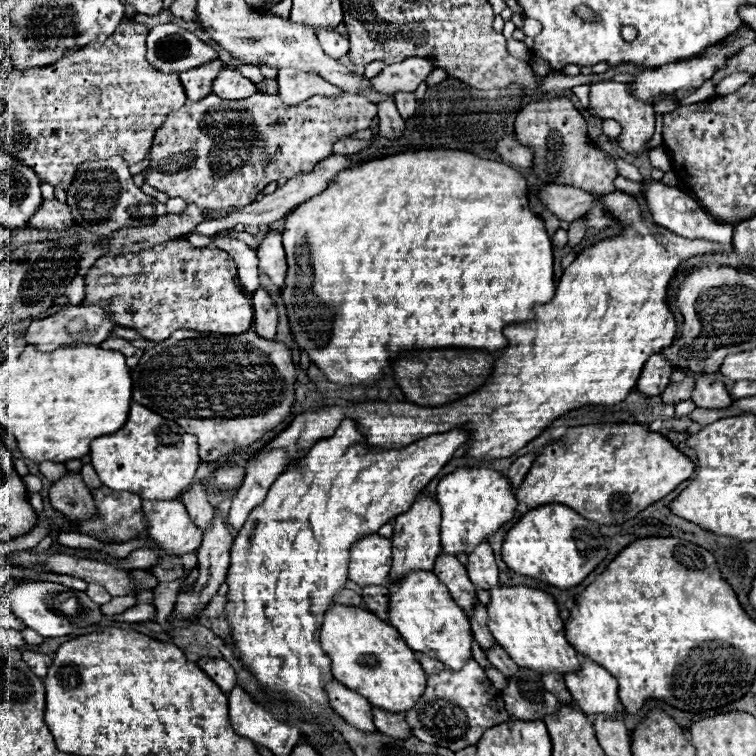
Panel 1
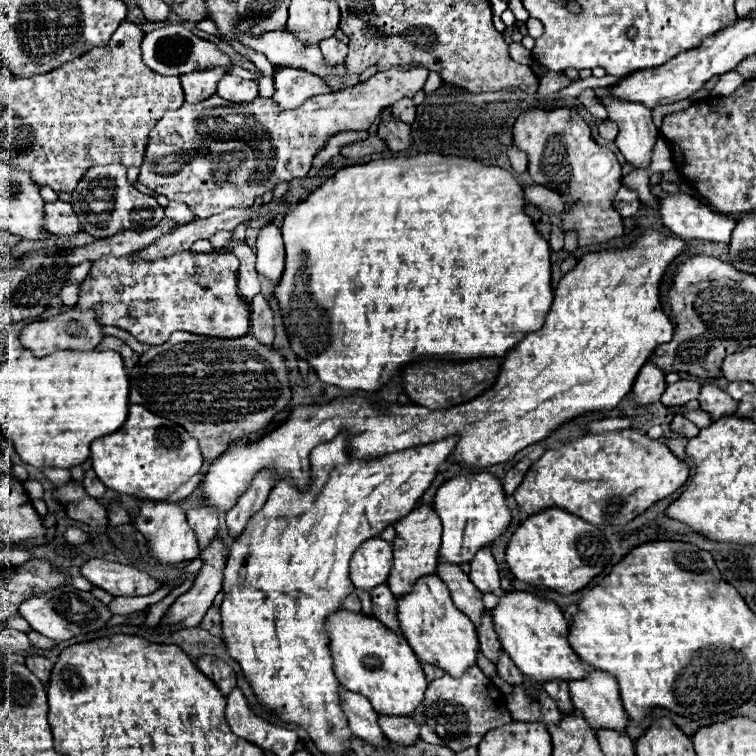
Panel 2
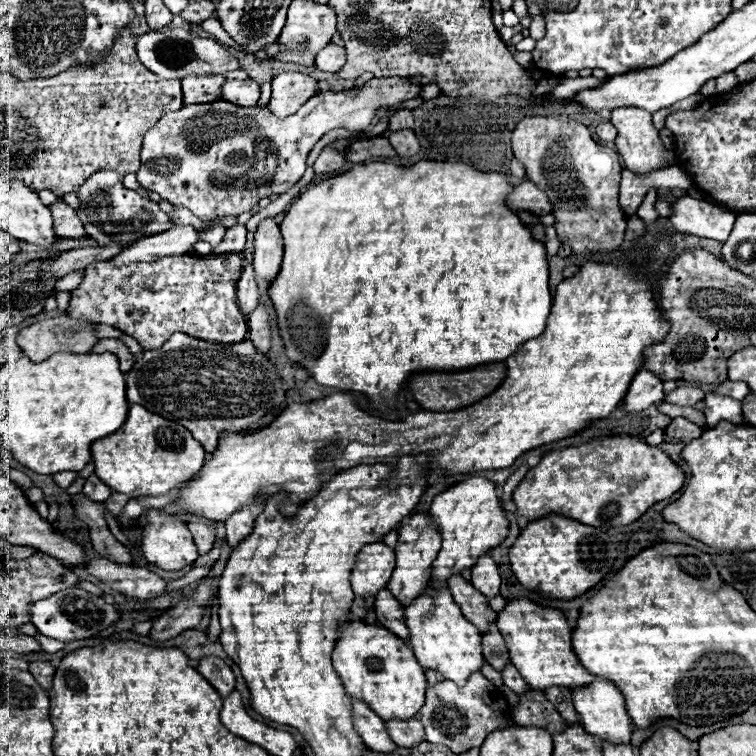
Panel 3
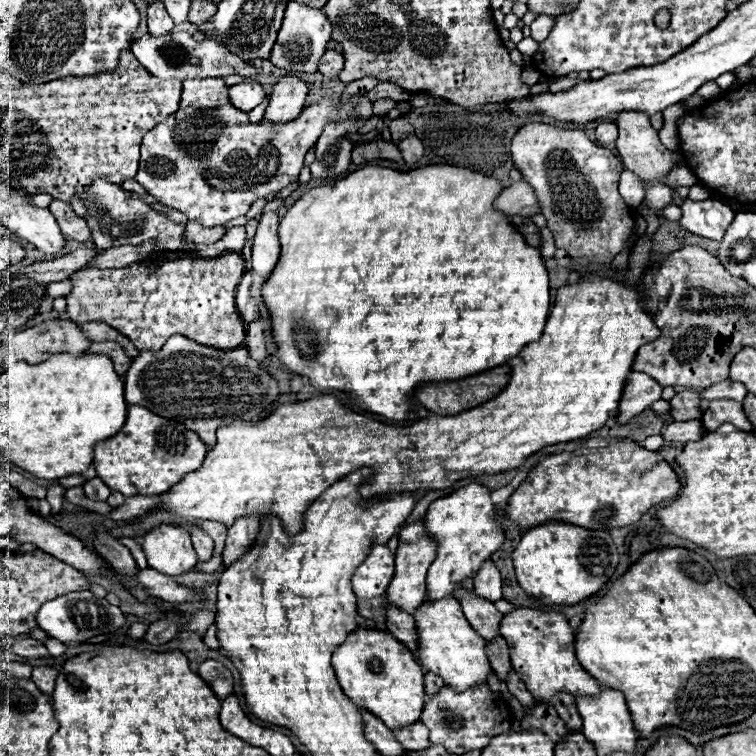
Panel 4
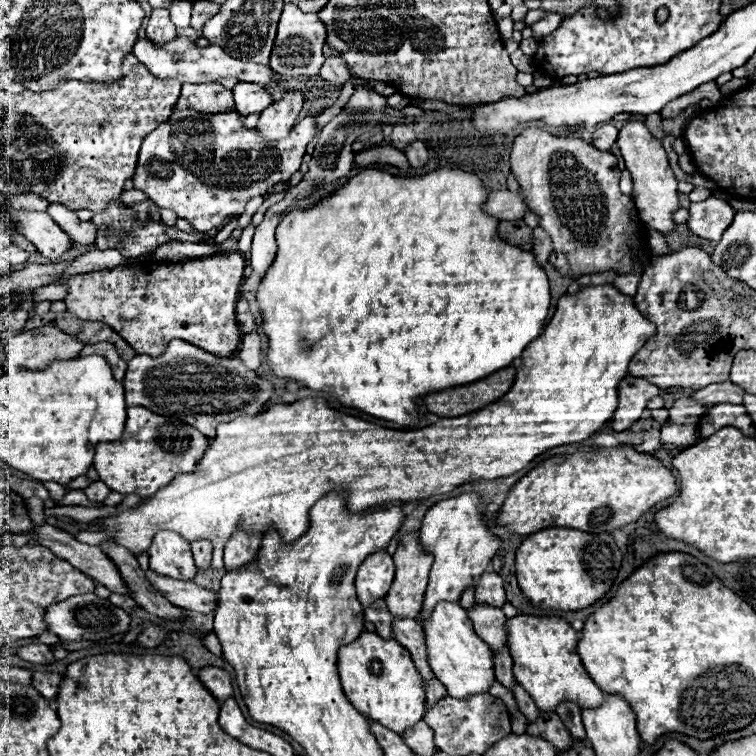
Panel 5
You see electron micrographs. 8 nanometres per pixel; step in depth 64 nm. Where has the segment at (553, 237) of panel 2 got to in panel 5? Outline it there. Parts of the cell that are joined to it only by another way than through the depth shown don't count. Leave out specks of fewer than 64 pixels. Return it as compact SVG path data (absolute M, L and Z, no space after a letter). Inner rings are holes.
M534 228L532 230L532 238L534 238L534 246L532 246L532 254L536 256L536 262L540 266L544 266L548 262L548 256L552 254L552 242L550 236L542 230L542 228Z

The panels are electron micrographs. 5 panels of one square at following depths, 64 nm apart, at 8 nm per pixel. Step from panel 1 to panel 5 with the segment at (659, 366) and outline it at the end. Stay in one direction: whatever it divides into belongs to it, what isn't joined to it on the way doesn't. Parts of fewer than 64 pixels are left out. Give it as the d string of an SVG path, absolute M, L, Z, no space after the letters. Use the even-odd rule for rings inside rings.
M626 376L618 384L618 408L610 420L612 430L628 430L636 420L640 420L646 402L658 394L660 388L656 388L654 384L646 384L646 380L634 380L632 376Z

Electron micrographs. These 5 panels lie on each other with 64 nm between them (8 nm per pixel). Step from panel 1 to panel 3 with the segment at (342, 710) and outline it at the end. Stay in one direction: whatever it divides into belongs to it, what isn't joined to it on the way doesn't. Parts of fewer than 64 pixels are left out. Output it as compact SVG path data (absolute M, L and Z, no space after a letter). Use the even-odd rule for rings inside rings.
M352 700L352 708L354 708L352 710L354 712L354 726L370 750L394 752L398 748L392 742L392 738L388 736L384 722L362 700Z

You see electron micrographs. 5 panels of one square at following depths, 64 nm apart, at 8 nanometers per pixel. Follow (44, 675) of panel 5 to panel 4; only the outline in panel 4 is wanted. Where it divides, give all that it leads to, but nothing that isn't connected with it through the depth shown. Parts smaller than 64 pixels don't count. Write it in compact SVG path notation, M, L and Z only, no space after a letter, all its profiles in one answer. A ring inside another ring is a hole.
M40 666L40 668L34 668L34 672L32 672L32 682L34 682L44 694L50 696L50 694L54 692L56 676L58 676L58 670L56 670L56 668Z

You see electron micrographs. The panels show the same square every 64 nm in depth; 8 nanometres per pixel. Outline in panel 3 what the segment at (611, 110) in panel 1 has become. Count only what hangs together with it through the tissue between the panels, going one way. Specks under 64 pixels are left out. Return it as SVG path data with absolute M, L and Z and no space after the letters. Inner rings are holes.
M616 108L612 112L610 122L618 128L618 138L616 138L616 148L618 154L622 156L624 168L638 172L638 174L650 174L656 168L666 168L676 164L674 152L666 150L664 144L660 142L658 130L652 126L652 114L640 108Z

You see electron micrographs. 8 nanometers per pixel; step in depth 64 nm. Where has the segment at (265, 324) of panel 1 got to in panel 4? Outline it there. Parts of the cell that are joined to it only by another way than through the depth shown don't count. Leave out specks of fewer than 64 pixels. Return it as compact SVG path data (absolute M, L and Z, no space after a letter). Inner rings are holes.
M256 318L248 328L246 328L246 338L244 346L248 348L248 356L256 362L262 362L268 352L266 352L266 340L264 340L264 324L262 318Z

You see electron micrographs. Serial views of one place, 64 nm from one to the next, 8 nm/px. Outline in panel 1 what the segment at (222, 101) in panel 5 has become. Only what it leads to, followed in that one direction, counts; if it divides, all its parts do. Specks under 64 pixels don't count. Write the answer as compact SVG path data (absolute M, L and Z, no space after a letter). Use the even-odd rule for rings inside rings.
M214 60L210 64L200 66L200 68L180 72L180 82L186 90L188 100L200 100L200 98L212 94L212 84L222 68L224 68L224 64L220 60Z

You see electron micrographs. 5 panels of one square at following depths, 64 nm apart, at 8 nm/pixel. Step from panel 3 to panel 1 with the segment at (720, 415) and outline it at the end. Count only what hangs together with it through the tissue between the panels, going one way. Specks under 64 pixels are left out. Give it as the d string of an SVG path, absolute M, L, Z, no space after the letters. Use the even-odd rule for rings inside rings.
M706 376L696 378L692 400L696 402L698 408L710 408L710 410L724 410L724 408L730 408L732 404L732 398L726 386Z

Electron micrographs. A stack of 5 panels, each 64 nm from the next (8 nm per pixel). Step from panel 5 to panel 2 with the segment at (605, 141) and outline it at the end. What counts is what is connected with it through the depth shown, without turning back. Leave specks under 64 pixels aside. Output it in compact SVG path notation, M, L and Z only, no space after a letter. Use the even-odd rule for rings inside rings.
M604 120L604 122L598 126L598 134L600 134L604 140L614 140L616 134L618 134L618 128L616 128L614 122Z

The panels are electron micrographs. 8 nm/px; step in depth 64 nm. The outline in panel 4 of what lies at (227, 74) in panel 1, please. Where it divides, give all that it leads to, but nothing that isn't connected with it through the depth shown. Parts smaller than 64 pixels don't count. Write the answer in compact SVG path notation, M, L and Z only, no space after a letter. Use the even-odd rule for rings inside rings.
M246 80L246 82L242 82L242 84L230 86L228 92L230 92L230 102L232 102L232 106L236 106L236 108L242 110L242 112L254 110L254 108L260 106L260 104L264 102L264 98L266 98L264 88L262 88L258 82L252 82L252 80Z

